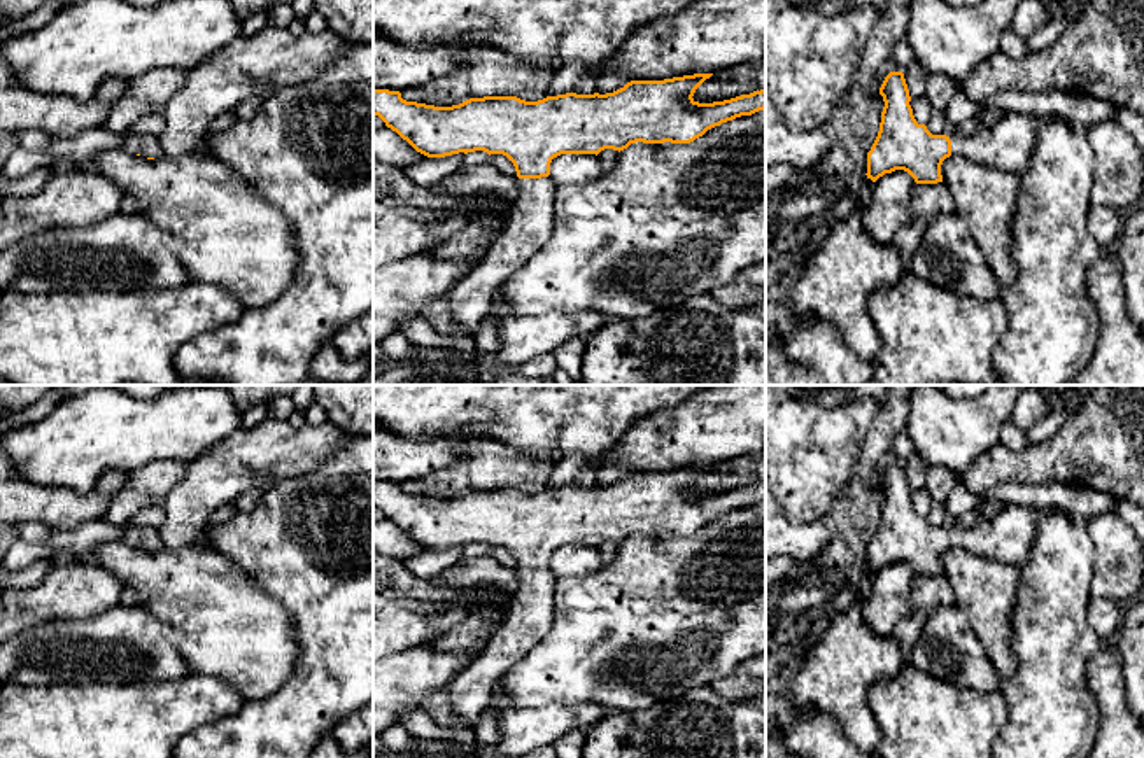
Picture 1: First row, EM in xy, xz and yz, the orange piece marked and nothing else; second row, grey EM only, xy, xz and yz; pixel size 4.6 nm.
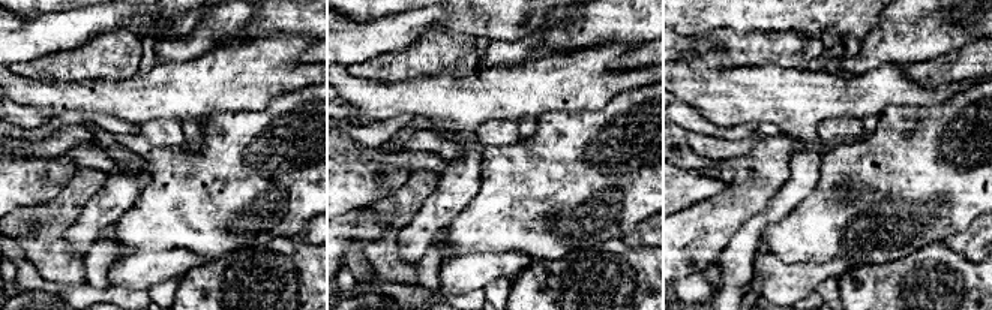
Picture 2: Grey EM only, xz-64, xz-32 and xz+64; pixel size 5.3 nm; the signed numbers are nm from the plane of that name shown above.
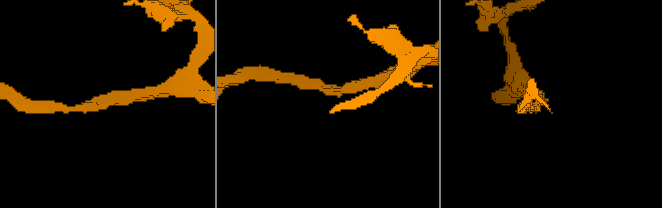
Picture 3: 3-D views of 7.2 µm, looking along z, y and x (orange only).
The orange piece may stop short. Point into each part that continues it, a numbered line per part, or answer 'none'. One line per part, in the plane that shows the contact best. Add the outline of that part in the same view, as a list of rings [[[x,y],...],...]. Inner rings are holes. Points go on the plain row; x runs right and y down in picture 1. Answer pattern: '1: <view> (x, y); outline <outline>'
1: xz (531, 611); outline [[[550,569],[519,571],[520,586],[499,628],[448,684],[454,712],[475,728],[499,690],[501,677],[536,646],[554,623],[557,576]]]

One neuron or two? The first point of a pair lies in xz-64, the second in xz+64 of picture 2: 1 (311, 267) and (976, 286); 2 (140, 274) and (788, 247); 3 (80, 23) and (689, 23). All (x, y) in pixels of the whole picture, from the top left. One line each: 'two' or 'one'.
1: one
2: two
3: two

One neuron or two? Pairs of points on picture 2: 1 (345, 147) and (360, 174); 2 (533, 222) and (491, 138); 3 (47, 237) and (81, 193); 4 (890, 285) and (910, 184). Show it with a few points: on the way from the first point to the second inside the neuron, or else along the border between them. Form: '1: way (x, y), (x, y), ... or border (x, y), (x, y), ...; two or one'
1: border (387, 162), (342, 163); two
2: border (521, 138), (512, 144), (485, 146); two
3: way (48, 226), (71, 204); one
4: border (926, 244), (896, 259), (860, 267); two

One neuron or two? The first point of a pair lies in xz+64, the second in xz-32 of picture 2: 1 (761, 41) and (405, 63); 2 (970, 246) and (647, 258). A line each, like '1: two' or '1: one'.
1: one
2: two

